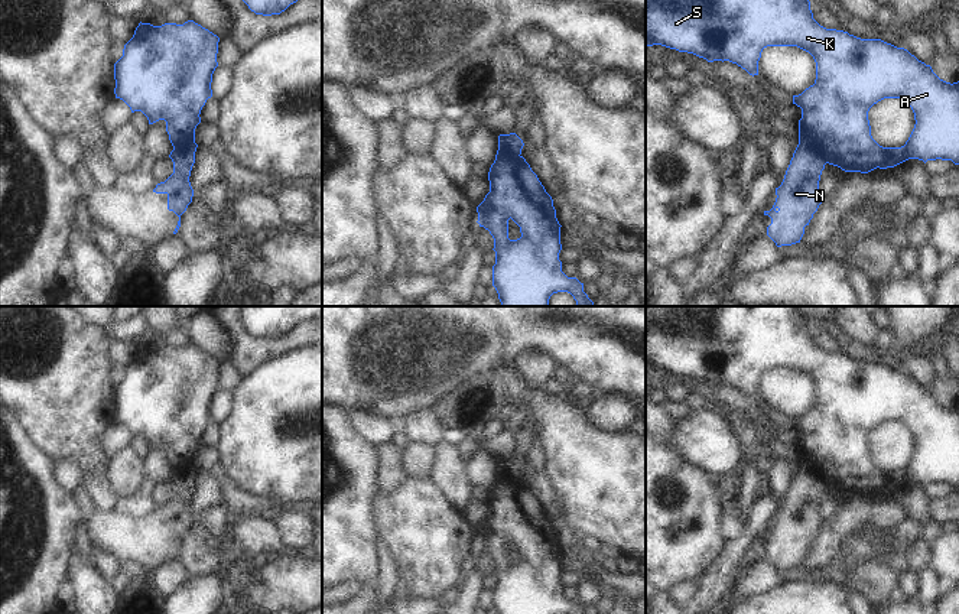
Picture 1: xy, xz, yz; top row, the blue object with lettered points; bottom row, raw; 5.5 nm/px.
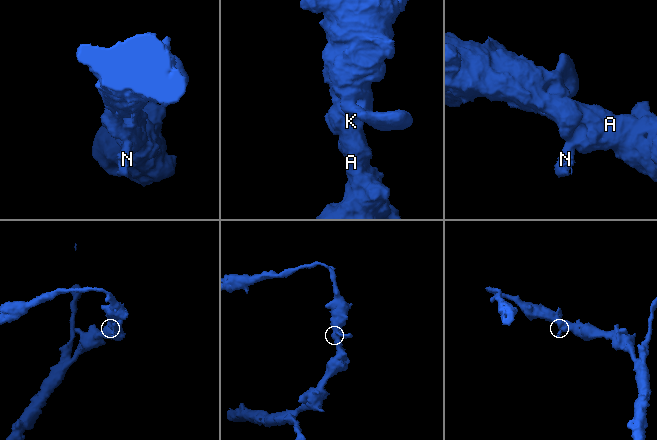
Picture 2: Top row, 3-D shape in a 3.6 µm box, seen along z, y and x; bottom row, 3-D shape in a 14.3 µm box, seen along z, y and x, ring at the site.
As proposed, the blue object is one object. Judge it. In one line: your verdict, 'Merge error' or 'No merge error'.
Merge error

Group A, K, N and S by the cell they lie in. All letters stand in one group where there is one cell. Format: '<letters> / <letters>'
A K S / N

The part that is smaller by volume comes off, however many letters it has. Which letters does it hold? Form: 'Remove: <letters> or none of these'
Remove: N

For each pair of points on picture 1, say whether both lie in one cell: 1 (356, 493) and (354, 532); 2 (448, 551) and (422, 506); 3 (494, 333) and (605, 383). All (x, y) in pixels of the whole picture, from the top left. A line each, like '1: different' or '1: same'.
1: same
2: same
3: same

